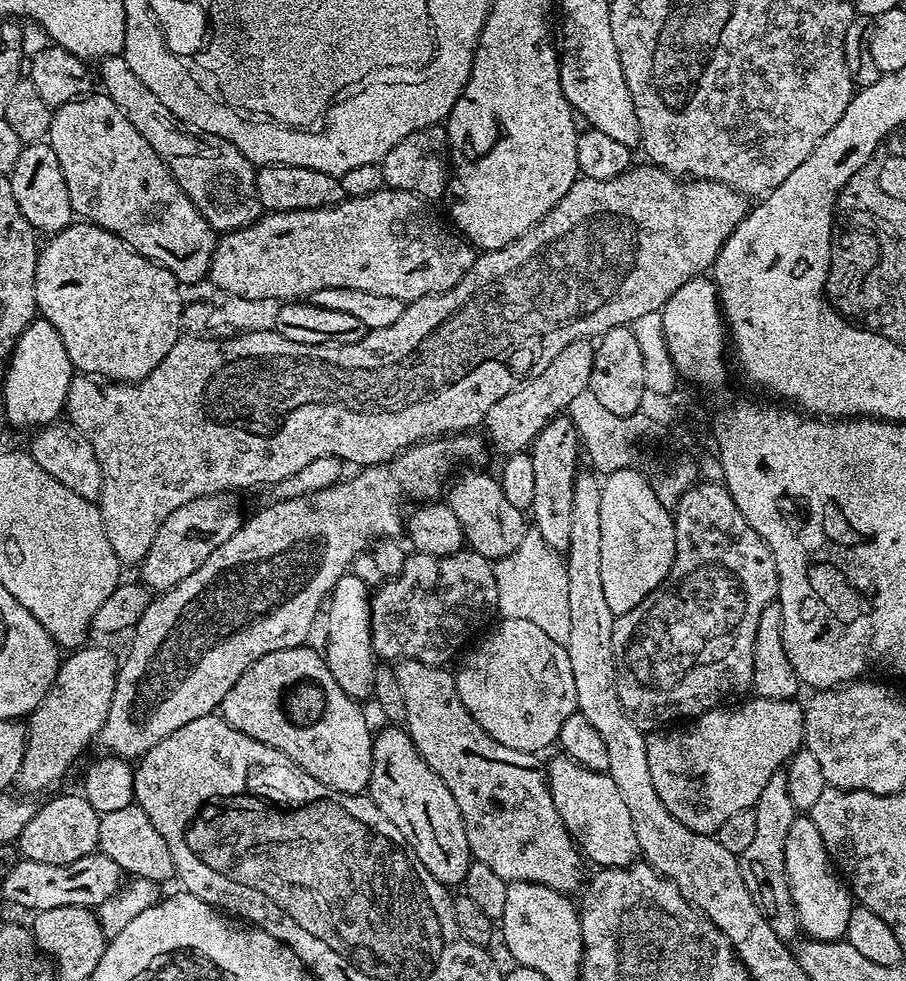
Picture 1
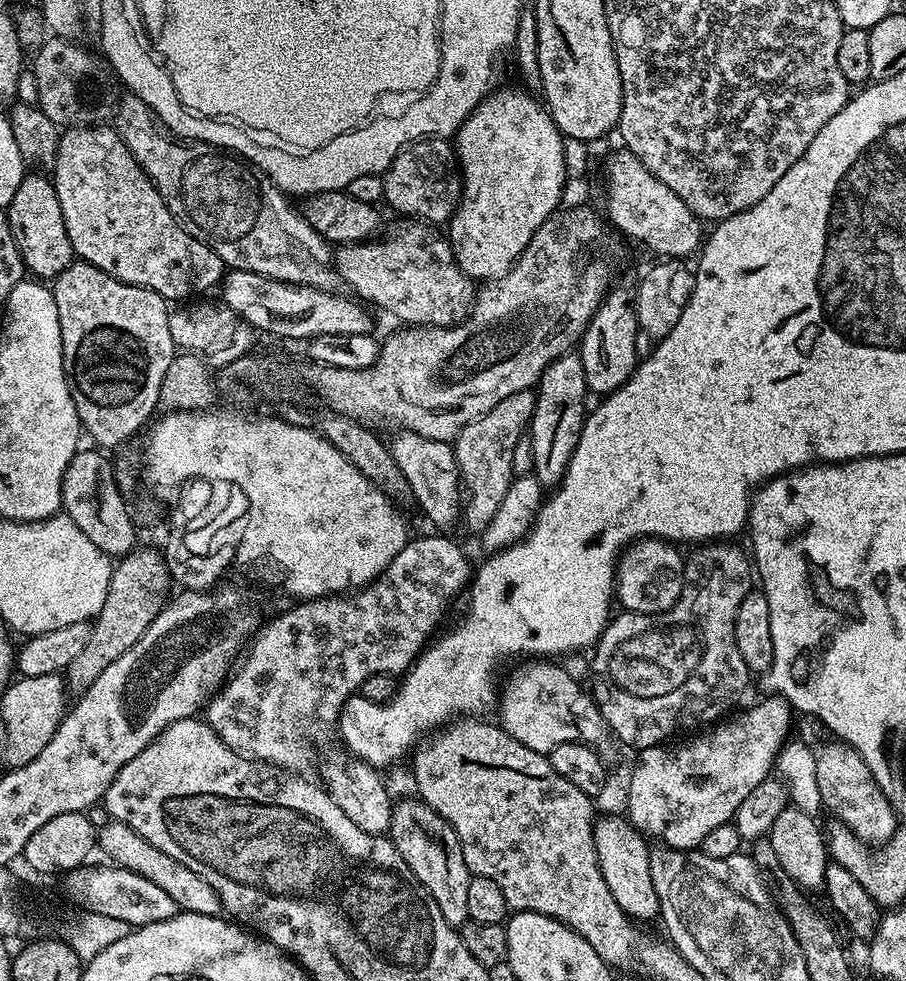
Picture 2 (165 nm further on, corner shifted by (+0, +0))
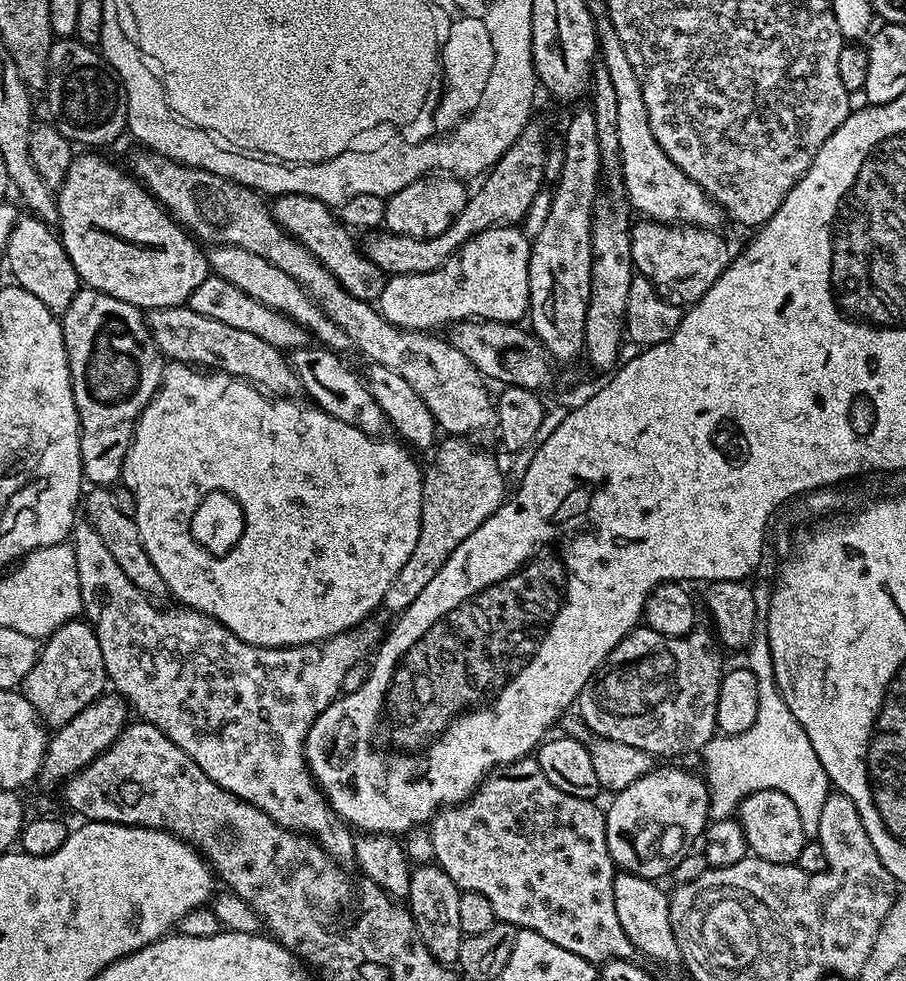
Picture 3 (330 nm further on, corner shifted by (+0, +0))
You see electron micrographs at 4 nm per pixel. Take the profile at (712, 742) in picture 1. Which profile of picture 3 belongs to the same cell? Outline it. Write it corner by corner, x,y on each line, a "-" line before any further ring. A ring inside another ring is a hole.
653,767
652,771
638,778
638,782
630,782
626,790
615,793
611,800
612,805
607,805
604,821
606,846
610,850
612,863
619,871
629,872
653,882
659,881
659,876
667,877
676,864
682,862
685,853
693,847
692,840
699,841
710,823
710,798
705,777
700,774
695,776
684,768

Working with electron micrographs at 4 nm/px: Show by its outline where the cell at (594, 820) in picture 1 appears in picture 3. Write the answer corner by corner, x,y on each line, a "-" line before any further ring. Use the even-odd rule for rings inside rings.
617,871
614,878
614,910
618,910
618,922
622,922
622,930
626,930
626,938
642,957
649,956
660,964
681,963
678,942
674,938
674,930
670,926
670,896
660,889
659,883
635,876
629,872

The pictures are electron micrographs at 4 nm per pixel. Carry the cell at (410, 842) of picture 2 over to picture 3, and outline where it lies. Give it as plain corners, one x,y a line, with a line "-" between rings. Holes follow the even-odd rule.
435,862
421,863
412,868
406,904
412,917
416,919
416,929
426,950
430,950
430,954
439,964
455,965
458,961
460,943
465,938
462,925
458,922
460,893
460,887
453,882
450,874
446,874
440,869
439,864

